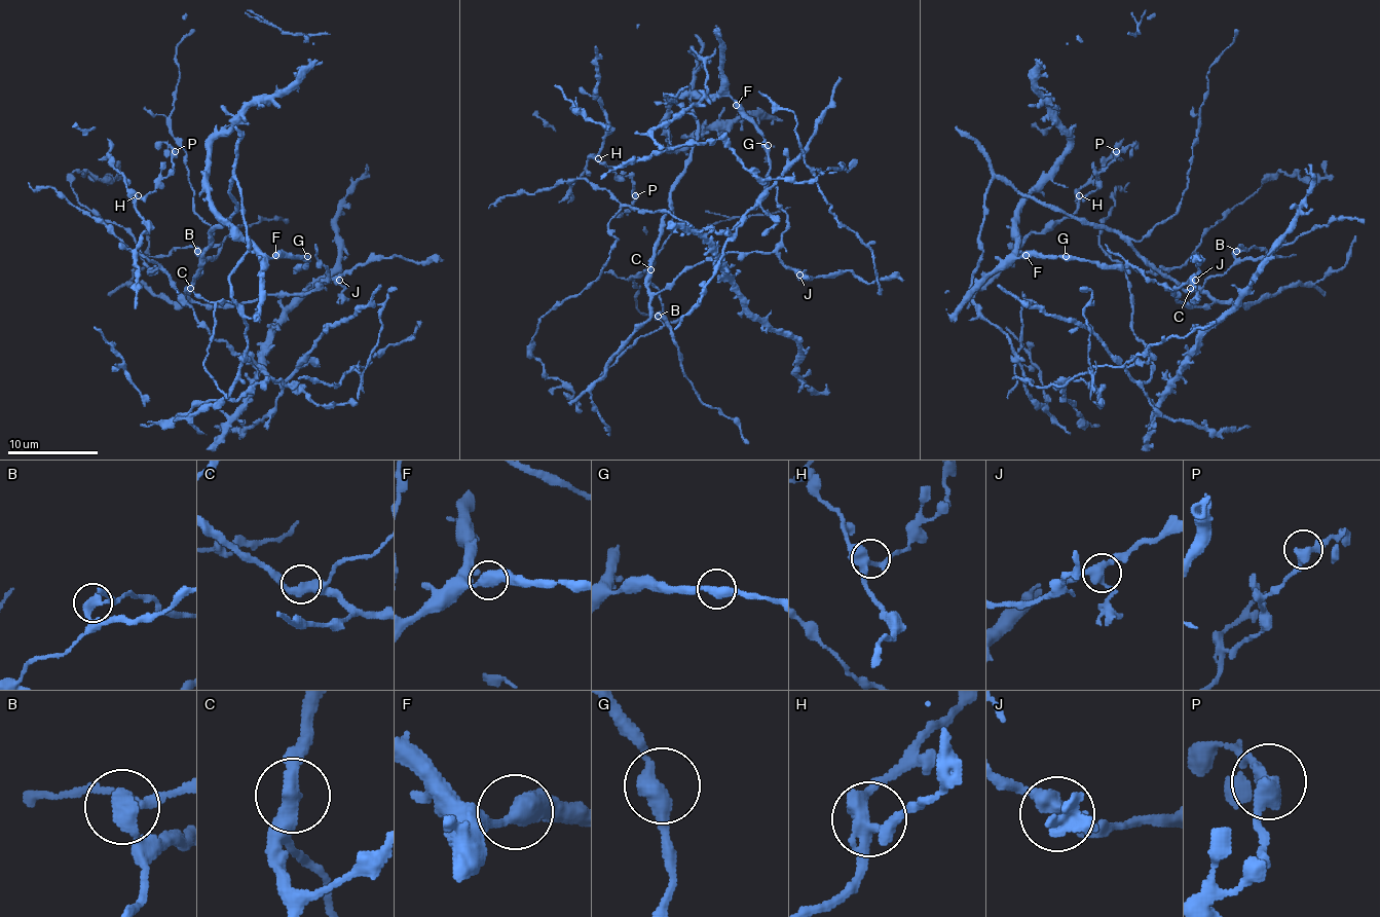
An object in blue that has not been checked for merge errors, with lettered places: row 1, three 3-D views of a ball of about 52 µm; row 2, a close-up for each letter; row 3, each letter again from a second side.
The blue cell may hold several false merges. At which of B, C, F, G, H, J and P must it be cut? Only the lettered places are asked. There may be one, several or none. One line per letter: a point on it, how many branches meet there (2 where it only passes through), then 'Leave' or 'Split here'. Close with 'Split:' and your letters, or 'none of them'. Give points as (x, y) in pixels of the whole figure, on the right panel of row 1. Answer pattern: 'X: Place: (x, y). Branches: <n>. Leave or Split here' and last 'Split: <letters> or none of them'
B: Place: (1236, 251). Branches: 2. Split here
C: Place: (1190, 288). Branches: 2. Leave
F: Place: (1026, 255). Branches: 2. Leave
G: Place: (1066, 256). Branches: 2. Leave
H: Place: (1079, 195). Branches: 3. Leave
J: Place: (1195, 280). Branches: 3. Leave
P: Place: (1116, 151). Branches: 2. Leave
Split: B

